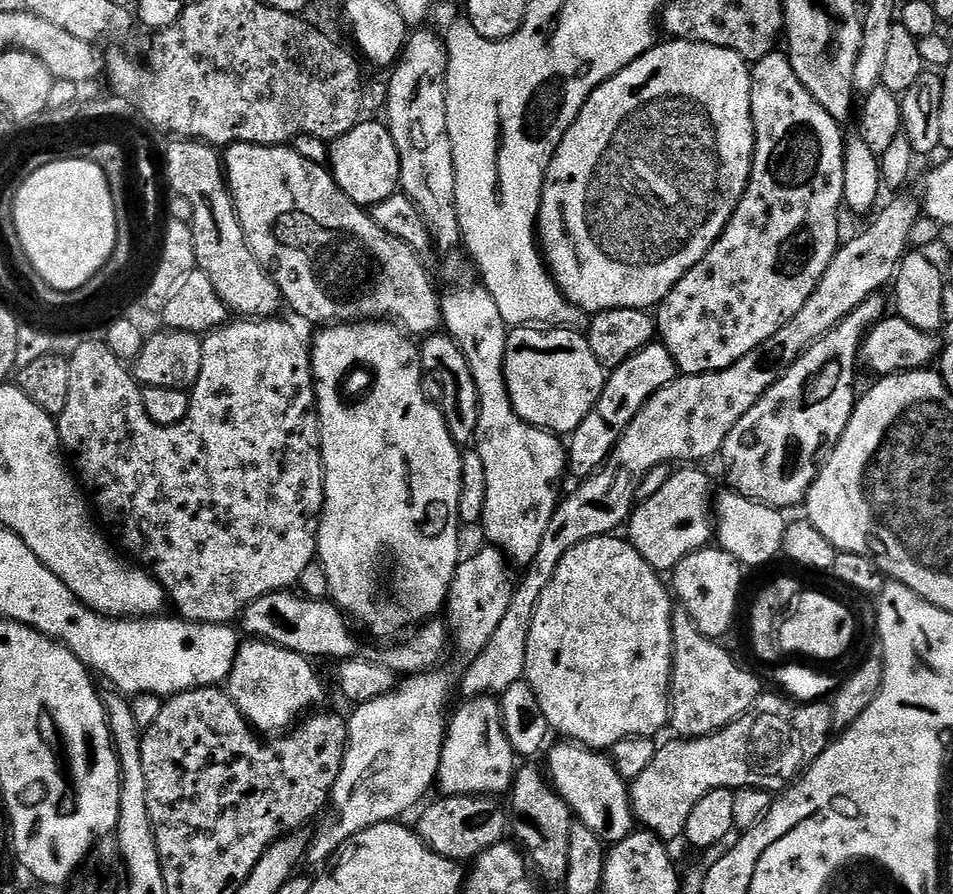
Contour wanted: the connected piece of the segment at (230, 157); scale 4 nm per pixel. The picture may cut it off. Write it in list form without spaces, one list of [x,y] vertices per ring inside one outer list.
[[[229,144],[226,151],[222,156],[222,167],[224,169],[224,175],[228,181],[228,190],[232,193],[232,201],[234,202],[234,206],[236,207],[236,213],[238,214],[238,218],[240,219],[240,224],[244,227],[244,237],[246,238],[246,242],[250,246],[250,250],[254,254],[254,258],[256,261],[264,267],[264,271],[268,273],[269,276],[275,279],[276,284],[280,288],[280,295],[282,297],[283,303],[285,305],[288,304],[293,308],[294,311],[297,312],[298,315],[301,316],[304,320],[309,320],[310,323],[316,324],[315,326],[331,326],[335,323],[338,324],[347,324],[349,322],[376,322],[381,318],[386,318],[382,316],[389,316],[387,318],[389,321],[394,322],[396,328],[403,330],[409,337],[417,338],[416,336],[420,336],[419,338],[427,338],[433,333],[437,331],[441,327],[442,321],[440,318],[440,296],[438,295],[438,288],[436,292],[436,288],[432,285],[432,280],[428,277],[428,272],[424,269],[424,264],[419,260],[417,253],[414,249],[411,248],[410,245],[402,243],[398,238],[394,238],[390,235],[386,230],[382,230],[380,227],[376,225],[375,222],[372,221],[371,215],[363,207],[360,207],[355,204],[355,202],[351,201],[350,198],[346,196],[342,192],[342,190],[336,185],[335,178],[332,176],[331,171],[324,164],[315,164],[314,162],[306,162],[306,158],[302,158],[299,154],[296,153],[295,147],[292,146],[262,146],[261,144]]]

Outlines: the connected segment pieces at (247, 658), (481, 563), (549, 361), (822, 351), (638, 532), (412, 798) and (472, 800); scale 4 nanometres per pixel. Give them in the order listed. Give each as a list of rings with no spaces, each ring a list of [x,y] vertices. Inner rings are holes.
[[[245,639],[226,681],[228,697],[257,733],[268,738],[283,734],[324,700],[324,684],[312,664],[309,657],[269,644],[267,640]]]
[[[484,546],[481,552],[472,557],[461,559],[460,565],[452,579],[448,591],[446,605],[446,627],[450,633],[454,652],[470,662],[482,654],[486,642],[490,642],[494,630],[498,630],[498,622],[506,618],[506,606],[510,606],[510,598],[514,587],[514,576],[508,573],[509,561],[503,552],[495,546]]]
[[[516,326],[508,333],[504,351],[504,385],[508,387],[512,408],[536,428],[557,434],[571,434],[599,402],[605,379],[606,369],[598,362],[598,358],[594,358],[594,350],[590,350],[590,342],[583,331],[575,328]]]
[[[877,294],[866,298],[866,302],[862,302],[862,306],[858,306],[858,310],[854,310],[838,326],[834,326],[834,330],[827,332],[822,339],[815,340],[815,342],[785,370],[783,376],[776,381],[776,384],[770,386],[770,390],[764,392],[764,395],[760,397],[760,401],[758,401],[758,403],[756,403],[756,405],[754,405],[754,407],[730,430],[730,434],[726,438],[722,449],[722,457],[724,456],[724,468],[728,471],[728,480],[732,483],[729,485],[731,485],[735,491],[742,493],[746,498],[757,500],[763,504],[770,504],[772,507],[781,510],[789,510],[788,508],[794,507],[795,504],[803,505],[805,503],[808,488],[816,481],[816,474],[818,471],[818,459],[816,460],[816,455],[820,452],[820,439],[822,439],[823,436],[829,436],[829,441],[835,442],[839,440],[840,435],[844,433],[846,426],[850,422],[852,411],[856,409],[856,401],[858,399],[858,391],[856,392],[856,368],[858,369],[860,345],[870,329],[872,329],[878,321],[885,319],[886,311],[884,312],[884,300],[882,297],[883,295]]]
[[[684,466],[681,468],[684,468],[681,472],[673,471],[672,477],[666,482],[666,486],[662,486],[662,490],[658,490],[658,494],[654,494],[649,500],[639,501],[626,521],[628,543],[634,546],[634,550],[638,550],[638,554],[642,554],[642,558],[649,566],[661,574],[671,573],[678,566],[678,562],[682,562],[682,558],[694,554],[700,548],[709,547],[714,536],[714,520],[710,515],[712,484],[708,481],[706,473],[696,469],[699,467]]]
[[[437,666],[426,672],[405,675],[385,696],[367,700],[366,703],[355,705],[351,709],[352,717],[349,715],[346,720],[348,745],[344,751],[344,765],[338,774],[336,785],[332,787],[330,797],[331,807],[336,807],[340,817],[337,818],[336,824],[322,829],[313,840],[310,840],[306,848],[307,863],[320,864],[323,860],[324,863],[331,861],[336,855],[337,848],[354,834],[370,826],[399,821],[431,788],[434,788],[444,745],[446,713],[449,711],[448,699],[452,696],[452,688],[454,692],[457,684],[457,677],[452,677],[444,666]]]
[[[444,796],[439,798],[420,816],[420,821],[414,824],[414,831],[422,843],[434,854],[447,860],[471,862],[490,846],[501,843],[505,839],[504,831],[509,831],[510,816],[500,809],[500,800],[491,796]]]

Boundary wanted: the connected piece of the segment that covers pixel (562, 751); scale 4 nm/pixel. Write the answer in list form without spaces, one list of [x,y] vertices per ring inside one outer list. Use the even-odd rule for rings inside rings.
[[[553,743],[547,749],[546,775],[555,792],[568,804],[573,817],[594,830],[594,834],[608,846],[631,836],[634,831],[634,817],[630,788],[611,764],[609,757],[603,751],[585,748],[583,744],[560,743],[564,744]]]

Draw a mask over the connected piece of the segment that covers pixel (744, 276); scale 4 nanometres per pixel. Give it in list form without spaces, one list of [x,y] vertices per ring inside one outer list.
[[[774,50],[766,58],[755,61],[751,65],[750,71],[752,74],[752,121],[754,122],[756,145],[754,146],[754,158],[752,159],[752,173],[748,179],[744,196],[738,202],[730,222],[725,226],[724,233],[717,238],[714,246],[710,246],[710,250],[704,255],[702,262],[694,265],[672,287],[668,297],[658,306],[659,339],[670,355],[673,356],[677,373],[686,376],[701,376],[707,372],[726,370],[730,366],[734,366],[734,362],[746,358],[746,354],[750,354],[755,348],[762,346],[766,342],[766,338],[778,334],[778,330],[782,330],[782,326],[786,326],[786,322],[790,322],[790,318],[794,318],[798,314],[798,310],[802,310],[802,306],[806,306],[810,294],[814,294],[822,274],[826,274],[826,266],[830,266],[836,249],[842,243],[842,235],[840,236],[840,208],[842,212],[842,205],[844,204],[844,149],[846,147],[846,136],[845,133],[840,133],[840,128],[842,128],[841,121],[836,120],[829,114],[812,97],[810,90],[806,90],[806,86],[802,86],[798,74],[794,74],[792,64],[783,51]]]

